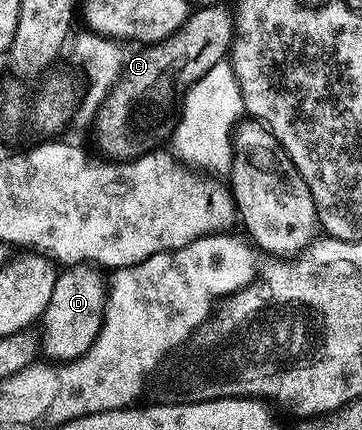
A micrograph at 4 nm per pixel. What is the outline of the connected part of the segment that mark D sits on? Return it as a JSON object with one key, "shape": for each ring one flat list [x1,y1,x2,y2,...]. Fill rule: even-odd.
{"shape":[[76,263,67,266,57,274,54,293,50,293,50,305,46,305,42,316,42,351,52,361,71,361,84,355,86,349,98,337,104,324,104,304,106,302,106,279,101,272,89,263]]}

